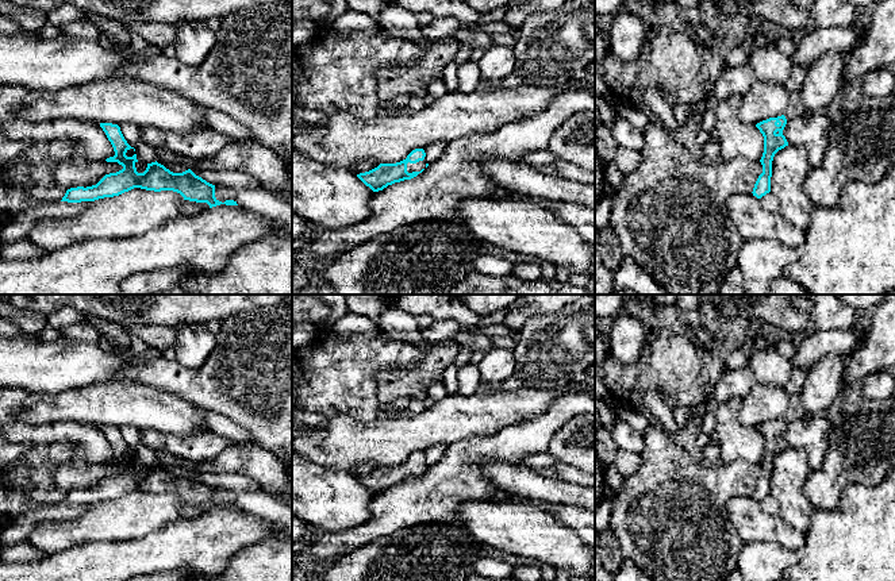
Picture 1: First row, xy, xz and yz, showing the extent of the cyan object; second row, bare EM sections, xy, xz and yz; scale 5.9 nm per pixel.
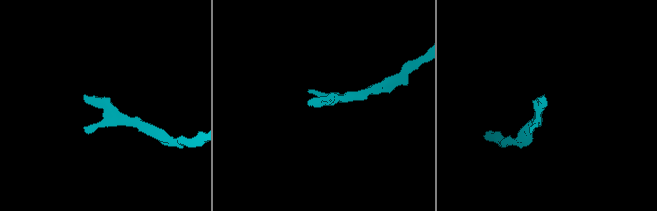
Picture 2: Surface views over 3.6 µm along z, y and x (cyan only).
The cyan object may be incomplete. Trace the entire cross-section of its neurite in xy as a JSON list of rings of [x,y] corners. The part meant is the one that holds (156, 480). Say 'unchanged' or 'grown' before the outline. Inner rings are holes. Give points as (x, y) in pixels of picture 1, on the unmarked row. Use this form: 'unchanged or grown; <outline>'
unchanged; [[[100,426],[100,430],[115,454],[115,458],[105,463],[118,465],[123,472],[116,476],[105,477],[96,488],[68,492],[61,504],[95,504],[104,500],[119,499],[134,490],[141,490],[154,495],[173,493],[180,496],[184,503],[207,505],[210,511],[220,507],[238,508],[234,503],[226,503],[224,505],[219,504],[215,500],[215,488],[196,478],[191,472],[183,476],[173,476],[155,463],[147,466],[143,476],[138,476],[135,470],[138,465],[137,457],[132,459],[126,458],[126,455],[134,450],[127,446],[120,430],[112,426]]]

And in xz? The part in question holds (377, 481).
grown; [[[415,451],[400,465],[380,466],[369,474],[357,477],[357,480],[373,495],[379,495],[388,488],[411,482],[422,476],[429,469],[425,459],[423,451]]]

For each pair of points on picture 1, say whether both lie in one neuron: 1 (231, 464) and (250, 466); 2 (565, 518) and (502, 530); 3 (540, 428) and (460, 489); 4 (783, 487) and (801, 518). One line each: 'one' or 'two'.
1: one
2: two
3: one
4: one

